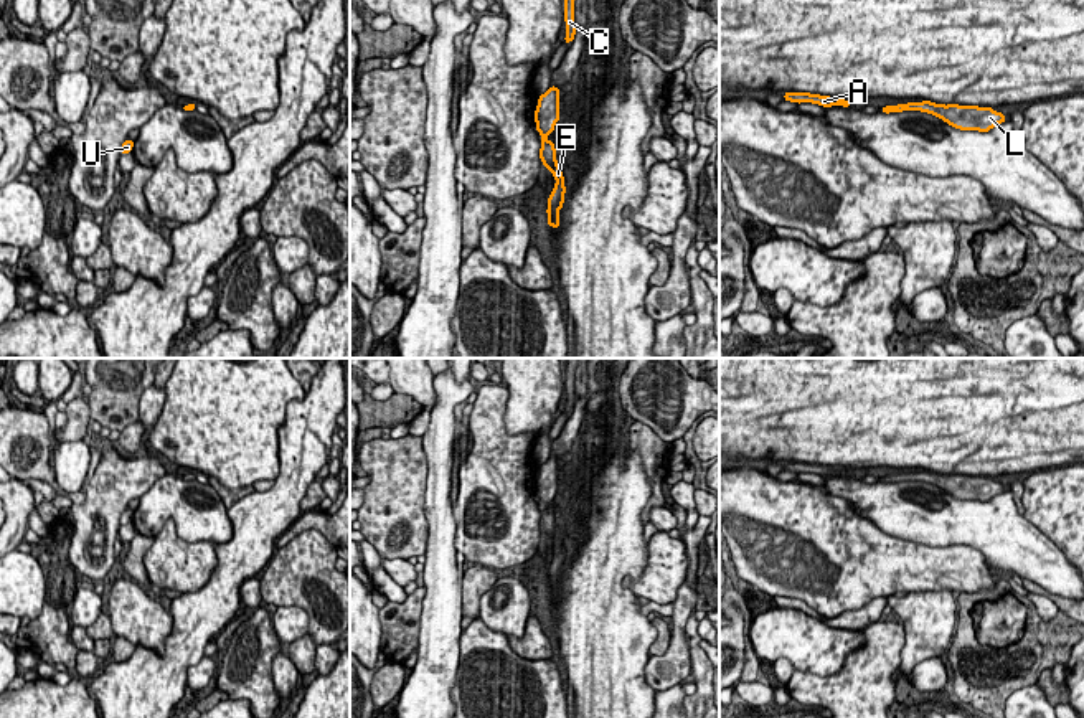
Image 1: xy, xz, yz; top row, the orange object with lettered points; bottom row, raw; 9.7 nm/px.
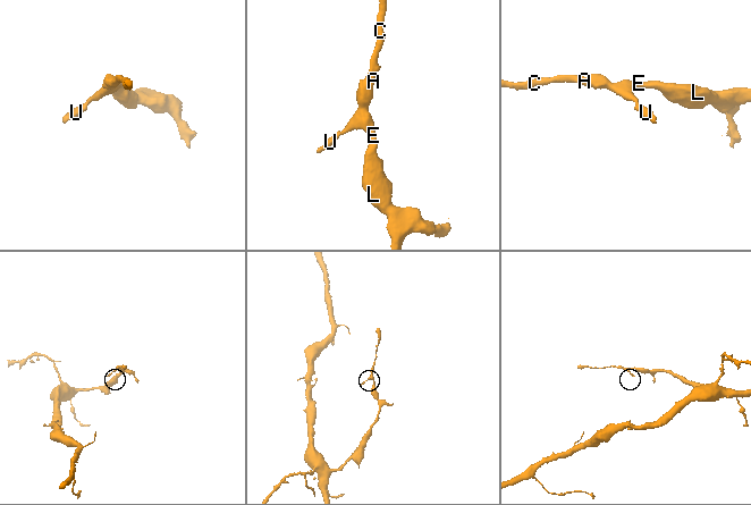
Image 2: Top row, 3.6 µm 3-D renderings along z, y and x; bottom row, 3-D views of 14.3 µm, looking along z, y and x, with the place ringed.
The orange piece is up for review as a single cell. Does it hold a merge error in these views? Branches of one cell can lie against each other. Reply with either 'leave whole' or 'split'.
leave whole

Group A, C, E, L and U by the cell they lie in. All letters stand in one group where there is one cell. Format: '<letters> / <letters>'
A C E L U

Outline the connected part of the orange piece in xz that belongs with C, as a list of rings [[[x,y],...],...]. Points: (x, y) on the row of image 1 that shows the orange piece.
[[[564,0],[564,21],[566,21],[566,38],[564,43],[571,43],[576,35],[576,25],[574,25],[574,0]]]

